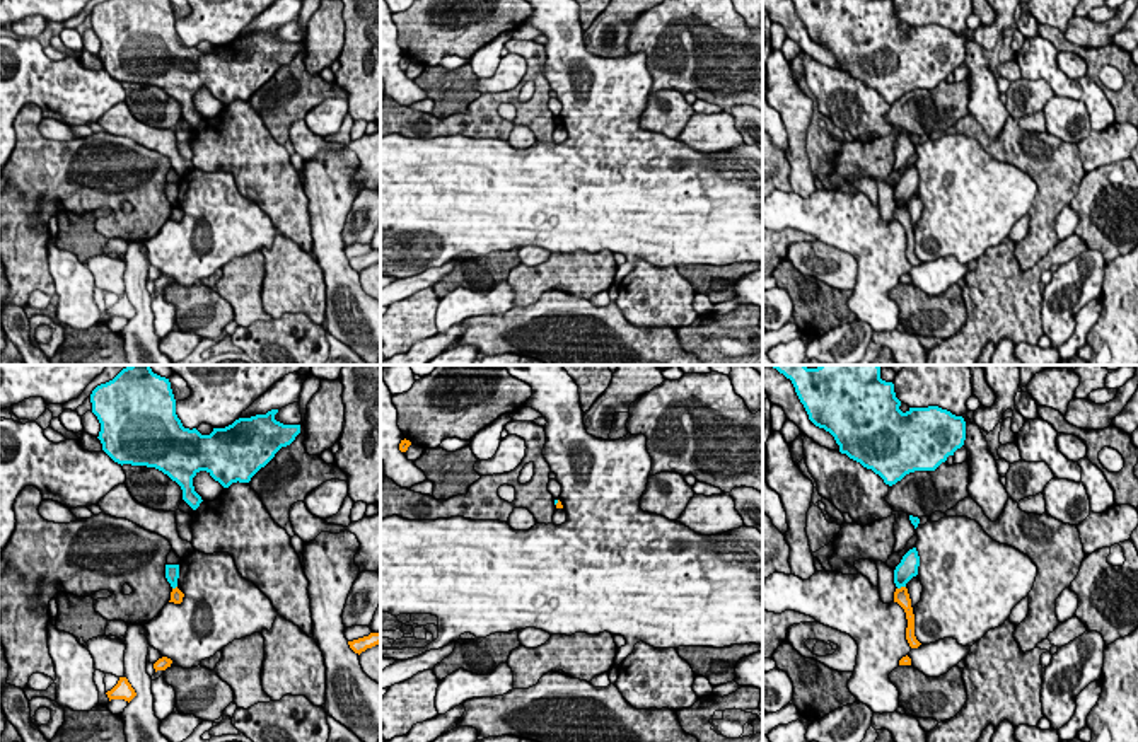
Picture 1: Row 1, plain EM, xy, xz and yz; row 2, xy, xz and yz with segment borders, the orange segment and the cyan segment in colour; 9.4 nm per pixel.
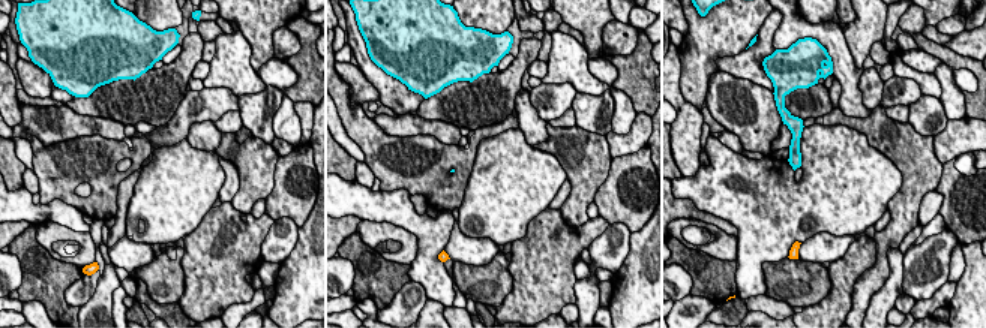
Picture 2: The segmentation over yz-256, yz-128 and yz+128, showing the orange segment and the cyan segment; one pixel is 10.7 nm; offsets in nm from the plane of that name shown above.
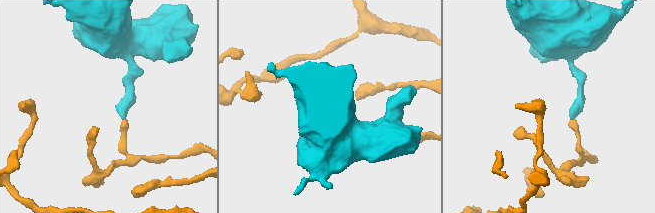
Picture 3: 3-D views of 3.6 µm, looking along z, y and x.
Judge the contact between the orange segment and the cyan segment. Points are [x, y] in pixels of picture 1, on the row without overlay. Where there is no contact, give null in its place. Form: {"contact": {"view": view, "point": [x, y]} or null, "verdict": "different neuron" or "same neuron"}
{"contact": {"view": "yz", "point": [901, 205]}, "verdict": "different neuron"}

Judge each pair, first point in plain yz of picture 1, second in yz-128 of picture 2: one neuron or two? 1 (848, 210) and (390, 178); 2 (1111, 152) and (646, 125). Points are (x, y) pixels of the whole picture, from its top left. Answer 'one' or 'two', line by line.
1: two
2: one

